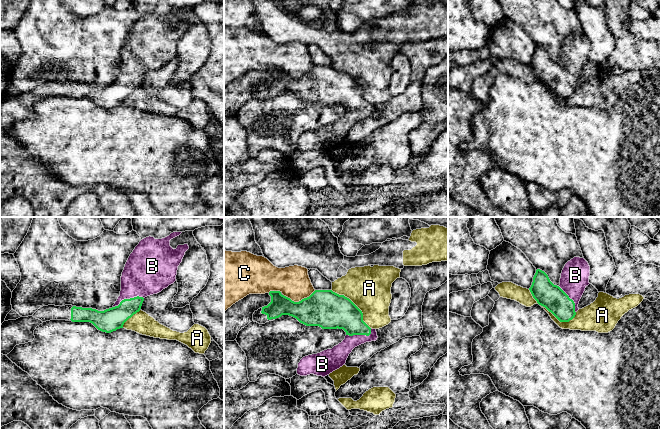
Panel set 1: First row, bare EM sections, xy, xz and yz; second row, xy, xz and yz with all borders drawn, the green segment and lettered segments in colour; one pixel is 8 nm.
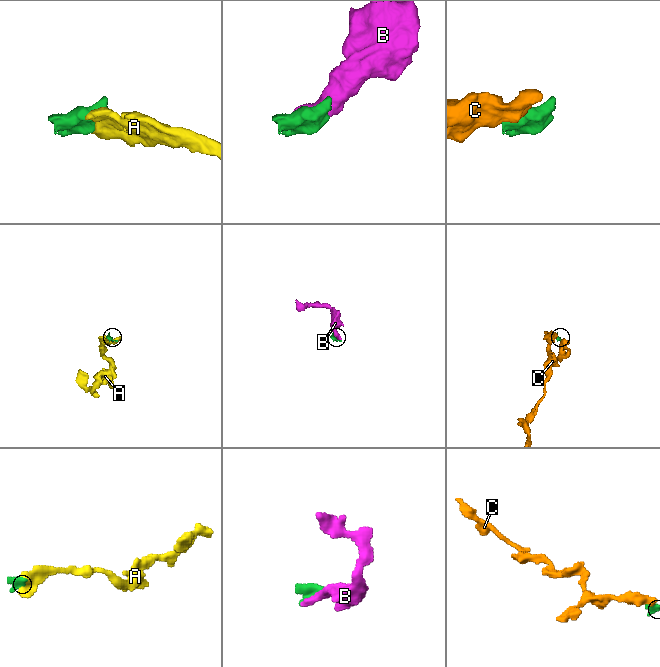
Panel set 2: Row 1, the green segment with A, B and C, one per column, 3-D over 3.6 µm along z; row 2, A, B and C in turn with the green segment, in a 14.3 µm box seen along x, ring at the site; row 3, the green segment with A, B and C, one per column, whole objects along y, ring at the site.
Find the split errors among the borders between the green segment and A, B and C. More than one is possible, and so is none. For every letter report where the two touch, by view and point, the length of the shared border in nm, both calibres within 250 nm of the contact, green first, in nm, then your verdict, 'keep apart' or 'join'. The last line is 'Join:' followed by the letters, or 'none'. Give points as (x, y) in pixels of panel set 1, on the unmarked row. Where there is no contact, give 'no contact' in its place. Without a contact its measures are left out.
A: meets green in xz at (355, 81); contact 440 nm long; 300 nm thick on the green side, 360 nm on the other; keep apart
B: meets green in xy at (128, 75); contact 260 nm long; 190 nm thick on the green side, 360 nm on the other; join
C: meets green in xz at (299, 77); contact 260 nm long; 300 nm thick on the green side, 260 nm on the other; keep apart
Join: B

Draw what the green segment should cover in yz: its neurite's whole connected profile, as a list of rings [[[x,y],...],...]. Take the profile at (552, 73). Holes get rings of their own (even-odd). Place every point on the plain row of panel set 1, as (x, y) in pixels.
[[[574,33],[565,40],[559,62],[554,61],[544,47],[537,45],[529,66],[537,79],[560,98],[569,98],[579,86],[579,77],[590,60],[589,52],[588,38],[584,34]]]

